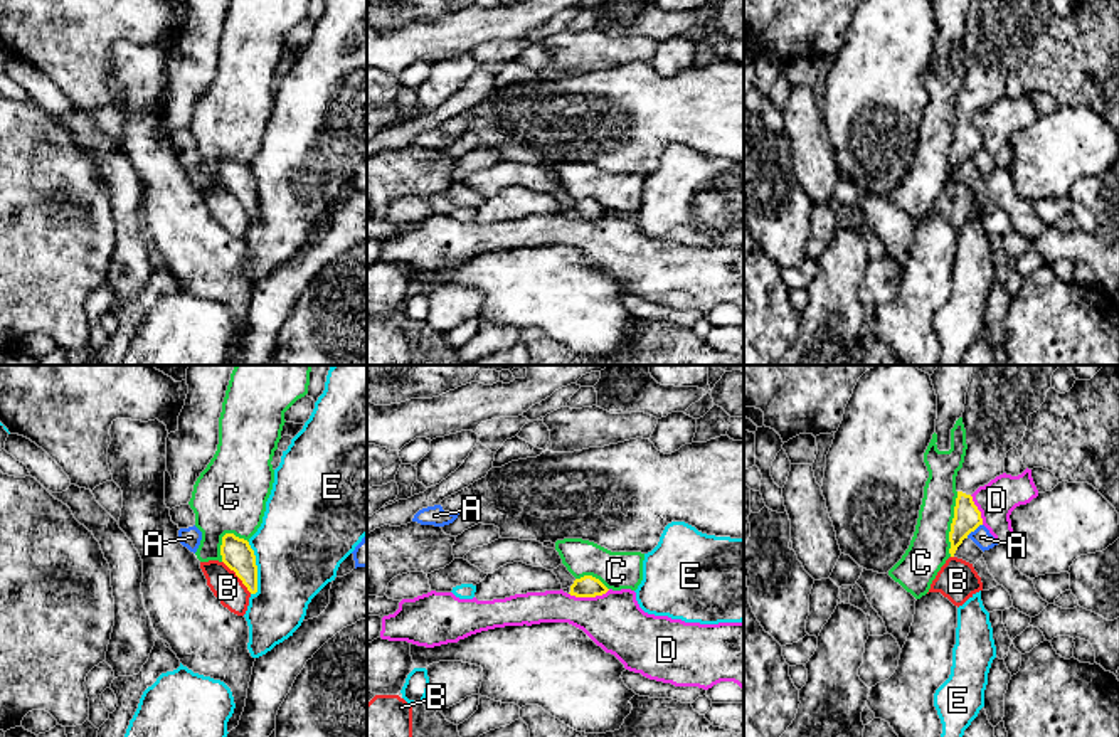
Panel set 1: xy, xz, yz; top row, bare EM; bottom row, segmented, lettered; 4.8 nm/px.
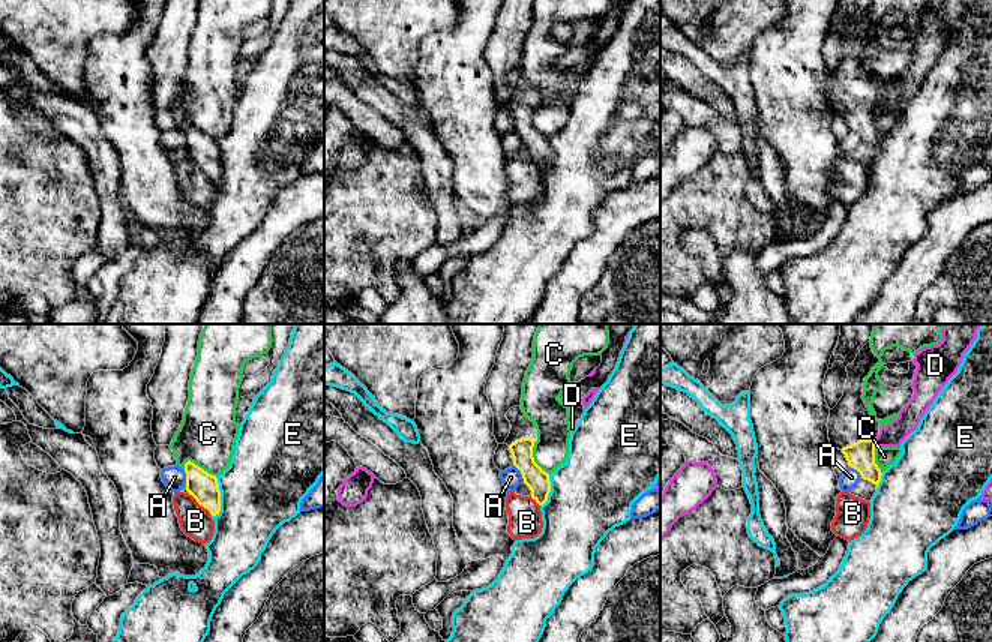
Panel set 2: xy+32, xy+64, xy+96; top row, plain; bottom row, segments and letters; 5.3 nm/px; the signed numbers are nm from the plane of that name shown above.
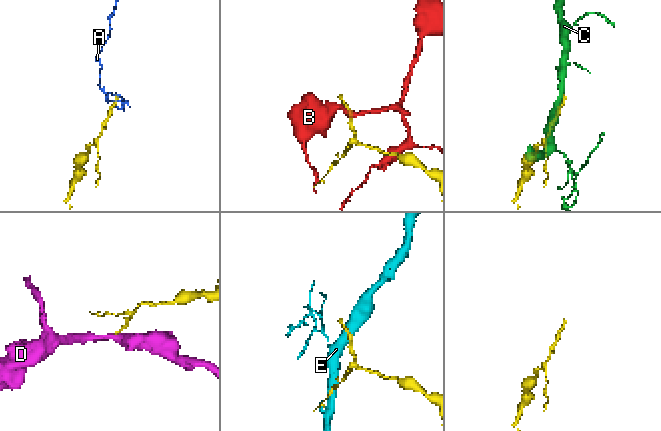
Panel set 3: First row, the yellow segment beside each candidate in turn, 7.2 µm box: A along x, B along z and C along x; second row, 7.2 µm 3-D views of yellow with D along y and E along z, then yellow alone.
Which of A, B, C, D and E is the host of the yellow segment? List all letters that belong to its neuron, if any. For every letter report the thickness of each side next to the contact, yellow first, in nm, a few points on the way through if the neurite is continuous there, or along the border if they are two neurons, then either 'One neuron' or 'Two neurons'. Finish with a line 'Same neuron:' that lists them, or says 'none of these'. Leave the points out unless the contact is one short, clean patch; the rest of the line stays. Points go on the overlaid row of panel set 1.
A: Thickness 130 nm (yellow) against 90 nm. Boundary: yz (981, 524), (966, 537). Two neurons
B: Thickness 150 nm (yellow) against 150 nm. Two neurons
C: Thickness 130 nm (yellow) against 190 nm. Two neurons
D: Thickness 110 nm (yellow) against 280 nm. Boundary: xz (609, 589), (594, 596), (569, 594). Two neurons
E: Thickness 150 nm (yellow) against 420 nm. Two neurons
Same neuron: none of these

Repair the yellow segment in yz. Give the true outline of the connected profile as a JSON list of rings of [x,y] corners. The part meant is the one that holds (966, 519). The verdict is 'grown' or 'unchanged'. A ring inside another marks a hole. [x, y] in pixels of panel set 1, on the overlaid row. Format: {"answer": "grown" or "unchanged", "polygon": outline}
{"answer": "grown", "polygon": [[[973,365],[963,412],[968,449],[956,476],[951,557],[963,540],[983,525],[971,495],[1005,473],[1006,453],[1023,439],[1028,416],[1045,402],[1058,367]]]}

